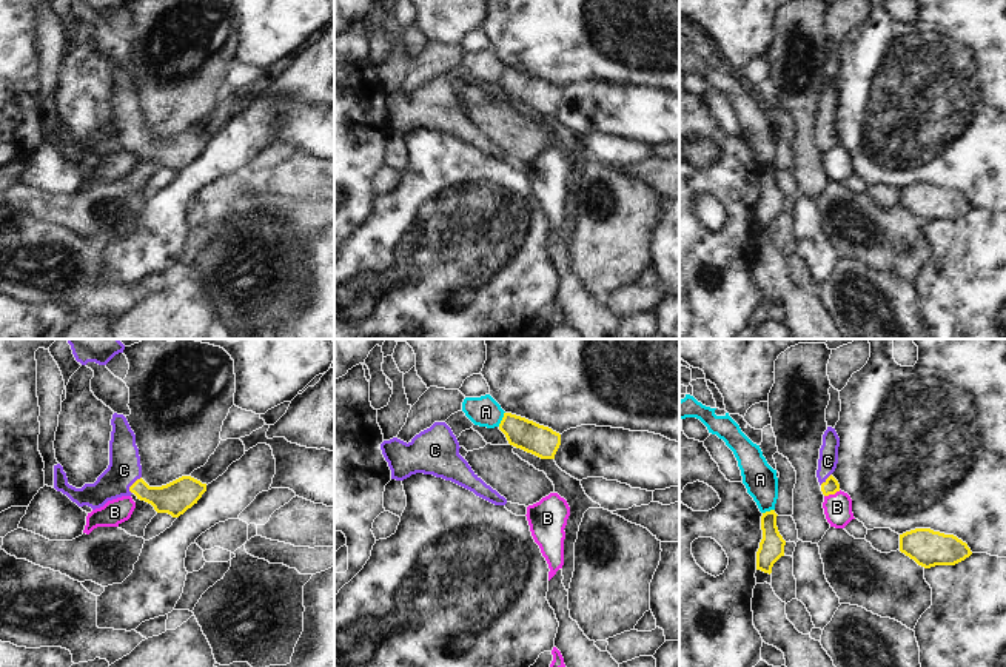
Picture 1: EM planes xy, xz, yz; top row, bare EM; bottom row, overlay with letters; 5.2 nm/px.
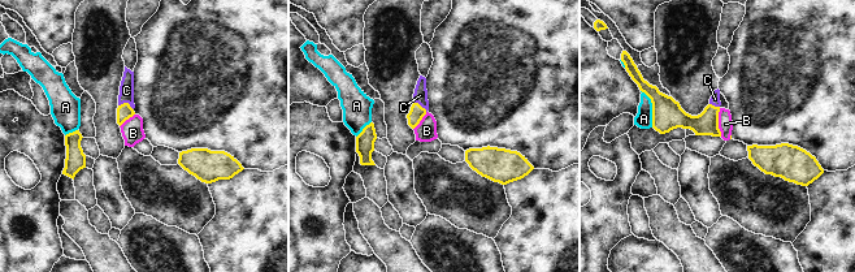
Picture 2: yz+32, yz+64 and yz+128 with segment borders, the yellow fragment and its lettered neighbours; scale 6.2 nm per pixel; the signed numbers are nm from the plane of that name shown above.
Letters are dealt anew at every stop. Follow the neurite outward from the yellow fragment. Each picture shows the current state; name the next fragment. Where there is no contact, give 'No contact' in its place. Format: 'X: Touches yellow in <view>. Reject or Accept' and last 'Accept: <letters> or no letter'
A: Touches yellow in xz. Reject
B: Touches yellow in yz. Reject
C: Touches yellow in xy. Accept
Accept: C.

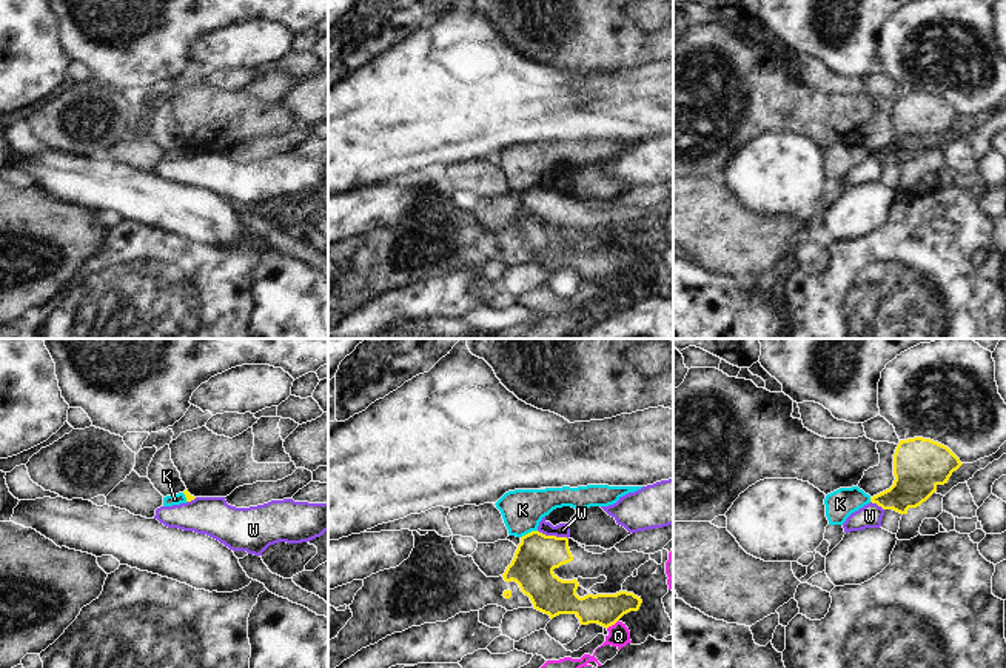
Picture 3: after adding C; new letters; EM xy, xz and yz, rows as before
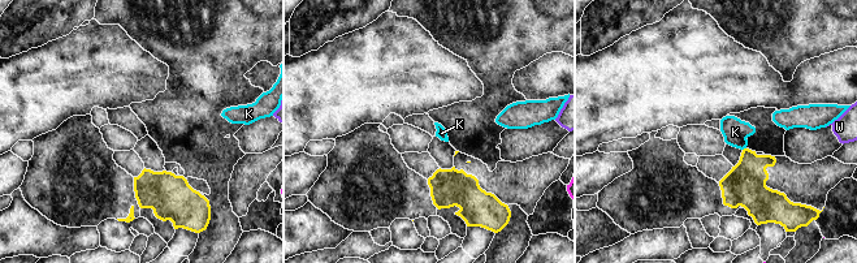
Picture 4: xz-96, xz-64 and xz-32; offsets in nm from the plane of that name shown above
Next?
K: Touches yellow in xz. Reject
Q: Touches yellow in xz. Reject
W: Touches yellow in xz. Reject
Accept: no letter.

